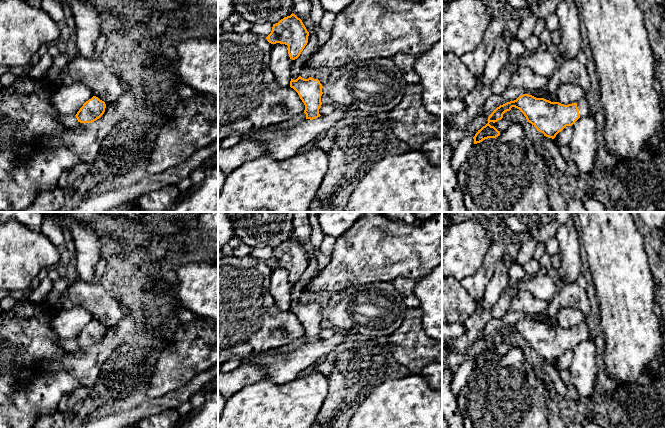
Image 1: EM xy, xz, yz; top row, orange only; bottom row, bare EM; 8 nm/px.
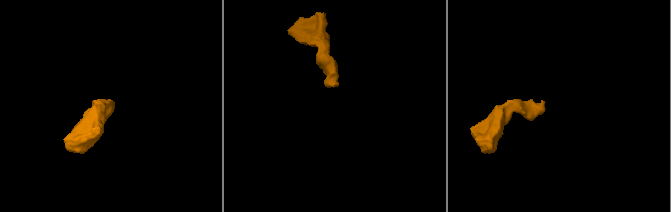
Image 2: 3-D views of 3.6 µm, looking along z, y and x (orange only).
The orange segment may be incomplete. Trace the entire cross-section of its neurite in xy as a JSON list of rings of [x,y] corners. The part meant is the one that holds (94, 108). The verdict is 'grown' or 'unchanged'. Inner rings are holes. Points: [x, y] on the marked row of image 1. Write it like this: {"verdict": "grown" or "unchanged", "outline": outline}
{"verdict": "unchanged", "outline": [[[93,96],[83,104],[75,116],[80,123],[92,123],[104,114],[105,108],[105,102]]]}

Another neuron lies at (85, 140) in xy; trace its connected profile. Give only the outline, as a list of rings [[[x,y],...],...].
[[[127,90],[114,105],[108,104],[104,114],[92,123],[79,122],[76,127],[69,128],[47,140],[39,138],[38,142],[24,141],[20,152],[21,159],[28,159],[34,149],[57,149],[64,146],[78,156],[83,163],[91,166],[100,151],[103,140],[122,117],[134,111],[135,106],[135,93]]]

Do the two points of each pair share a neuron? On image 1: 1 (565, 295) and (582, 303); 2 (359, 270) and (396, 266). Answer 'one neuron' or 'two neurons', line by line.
1: one neuron
2: one neuron

